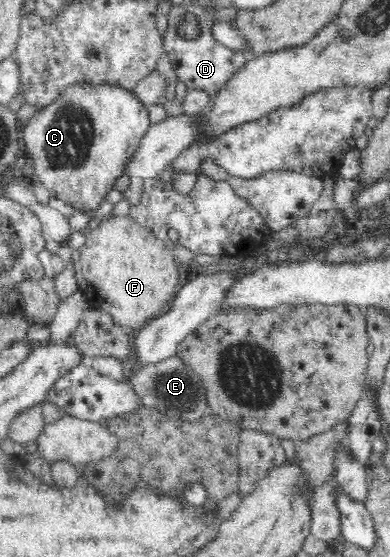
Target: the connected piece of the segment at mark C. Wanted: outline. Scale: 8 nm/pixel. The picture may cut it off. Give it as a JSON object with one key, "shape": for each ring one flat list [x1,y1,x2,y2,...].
{"shape":[[76,83,68,87,62,98,36,112,23,129,25,150,34,162,33,178,38,179,51,196,72,204,75,211,96,211,104,197,108,197,108,192,114,189,116,179,126,175,127,166,150,127,147,108,136,99,132,90,109,83,100,86]]}

